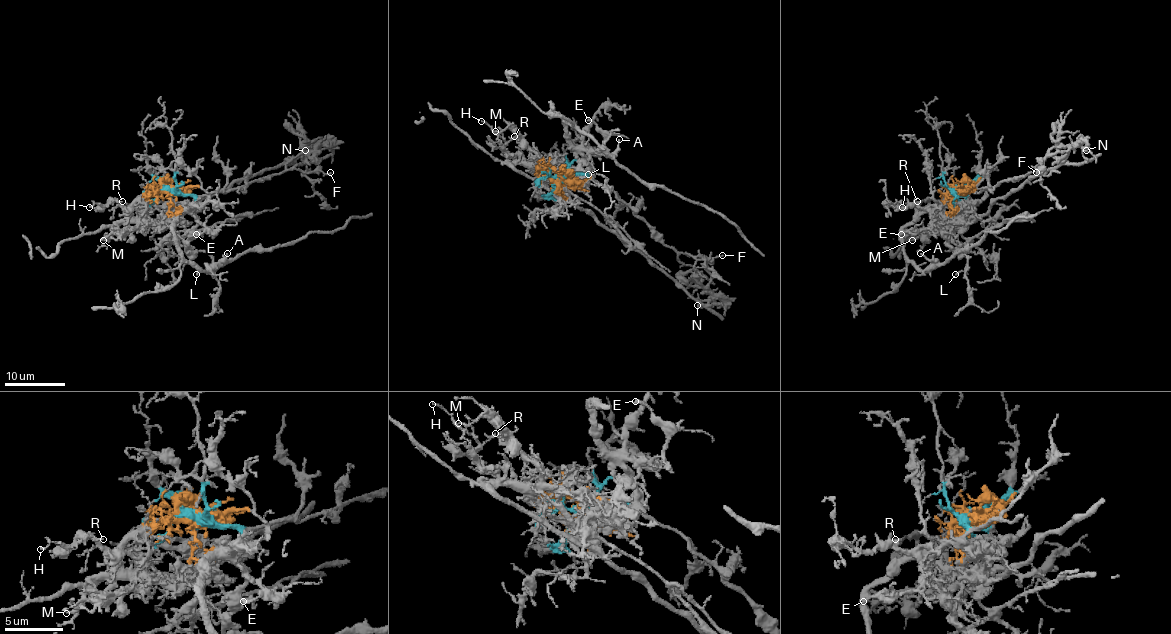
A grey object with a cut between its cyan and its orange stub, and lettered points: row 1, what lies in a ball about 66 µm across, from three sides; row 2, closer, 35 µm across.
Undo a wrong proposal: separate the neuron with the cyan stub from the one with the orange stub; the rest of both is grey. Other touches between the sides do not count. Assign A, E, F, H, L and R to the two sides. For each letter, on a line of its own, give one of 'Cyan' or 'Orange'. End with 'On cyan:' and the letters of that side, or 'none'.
A: Cyan
E: Cyan
F: Cyan
H: Orange
L: Cyan
R: Orange
On cyan: A, E, F, L

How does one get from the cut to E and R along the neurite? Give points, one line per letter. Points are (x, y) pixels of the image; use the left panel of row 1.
E: (169, 189), (192, 196), (191, 213), (212, 230), (195, 235)
R: (169, 189), (142, 195), (124, 207), (112, 200), (122, 201)

